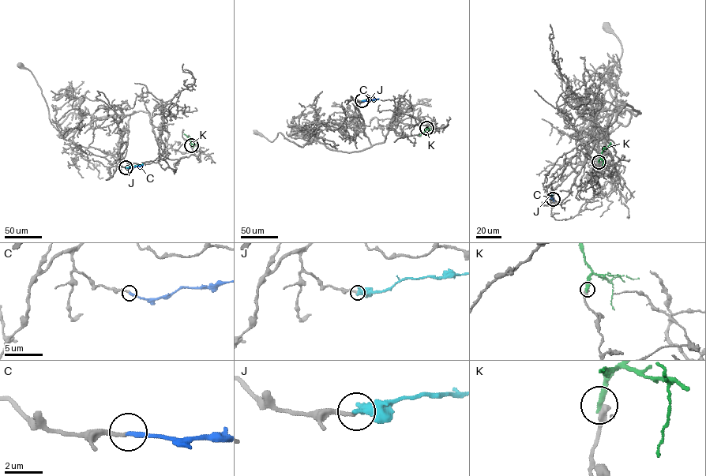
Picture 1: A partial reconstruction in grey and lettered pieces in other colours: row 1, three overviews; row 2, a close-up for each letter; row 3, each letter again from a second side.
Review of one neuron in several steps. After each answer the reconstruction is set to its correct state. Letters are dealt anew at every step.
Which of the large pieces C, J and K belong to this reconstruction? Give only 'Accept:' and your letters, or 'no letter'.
Accept: C

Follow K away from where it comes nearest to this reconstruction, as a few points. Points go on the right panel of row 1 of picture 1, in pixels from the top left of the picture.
K: (598, 162), (603, 149), (610, 143)

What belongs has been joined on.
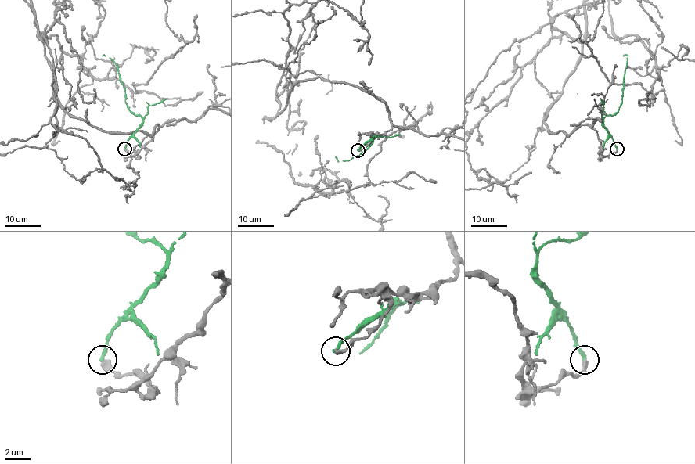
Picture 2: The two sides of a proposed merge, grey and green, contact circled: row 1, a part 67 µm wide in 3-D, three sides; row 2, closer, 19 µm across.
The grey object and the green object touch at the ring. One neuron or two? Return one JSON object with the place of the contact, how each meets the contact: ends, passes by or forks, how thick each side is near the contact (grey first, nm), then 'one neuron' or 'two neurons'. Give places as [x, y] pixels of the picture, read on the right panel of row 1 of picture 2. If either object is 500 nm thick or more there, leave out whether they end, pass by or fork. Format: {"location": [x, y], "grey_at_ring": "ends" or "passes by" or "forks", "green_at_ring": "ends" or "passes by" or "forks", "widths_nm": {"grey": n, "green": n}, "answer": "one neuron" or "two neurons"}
{"location": [617, 149], "grey_at_ring": "ends", "green_at_ring": "ends", "widths_nm": {"grey": 400, "green": 280}, "answer": "two neurons"}

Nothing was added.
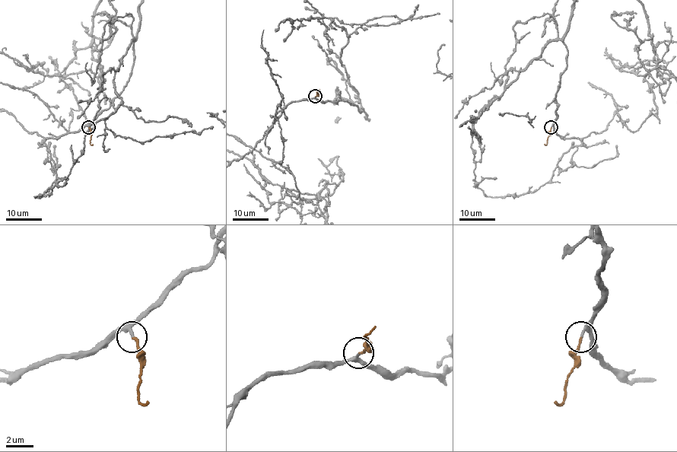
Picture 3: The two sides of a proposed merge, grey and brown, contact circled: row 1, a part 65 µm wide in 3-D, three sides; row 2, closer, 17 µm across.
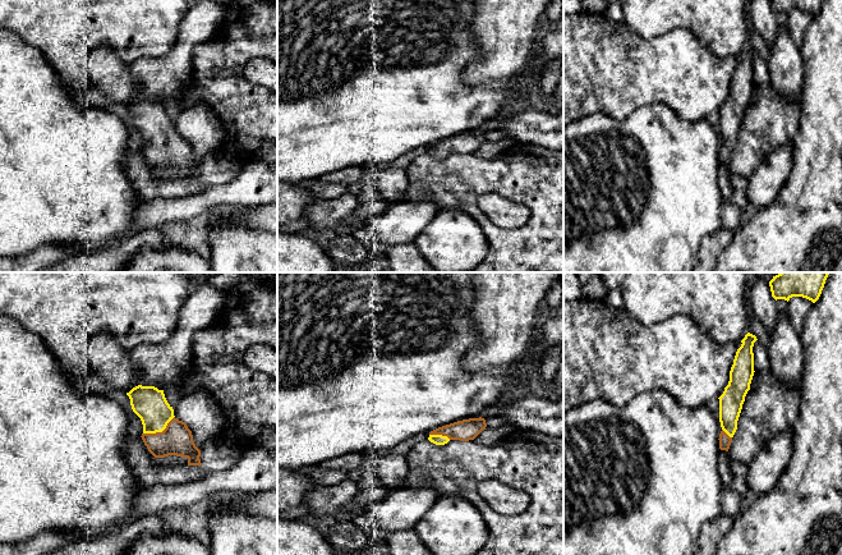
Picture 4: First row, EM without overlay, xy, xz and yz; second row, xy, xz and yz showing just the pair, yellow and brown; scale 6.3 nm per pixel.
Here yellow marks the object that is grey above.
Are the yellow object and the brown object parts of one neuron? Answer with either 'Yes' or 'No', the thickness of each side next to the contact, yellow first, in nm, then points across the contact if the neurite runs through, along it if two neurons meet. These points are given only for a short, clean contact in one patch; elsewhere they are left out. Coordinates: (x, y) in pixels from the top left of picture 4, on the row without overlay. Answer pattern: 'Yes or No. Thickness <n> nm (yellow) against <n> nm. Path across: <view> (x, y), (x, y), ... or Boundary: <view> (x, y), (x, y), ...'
Yes. Thickness 220 nm (yellow) against 200 nm. Path across: xy (148, 117), (157, 129), (160, 145), (176, 152)

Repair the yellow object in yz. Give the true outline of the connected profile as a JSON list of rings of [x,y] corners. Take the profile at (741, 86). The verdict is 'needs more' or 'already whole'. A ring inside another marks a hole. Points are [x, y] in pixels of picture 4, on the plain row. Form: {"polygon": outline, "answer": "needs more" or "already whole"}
{"polygon": [[[747,46],[741,54],[733,78],[730,84],[730,95],[719,113],[719,136],[722,145],[719,147],[719,162],[728,165],[732,151],[737,143],[737,134],[750,104],[754,90],[754,66],[753,60],[756,50]]], "answer": "needs more"}

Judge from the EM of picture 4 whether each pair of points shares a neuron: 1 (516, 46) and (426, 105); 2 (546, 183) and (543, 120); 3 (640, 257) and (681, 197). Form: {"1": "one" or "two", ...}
{"1": "two", "2": "two", "3": "one"}

